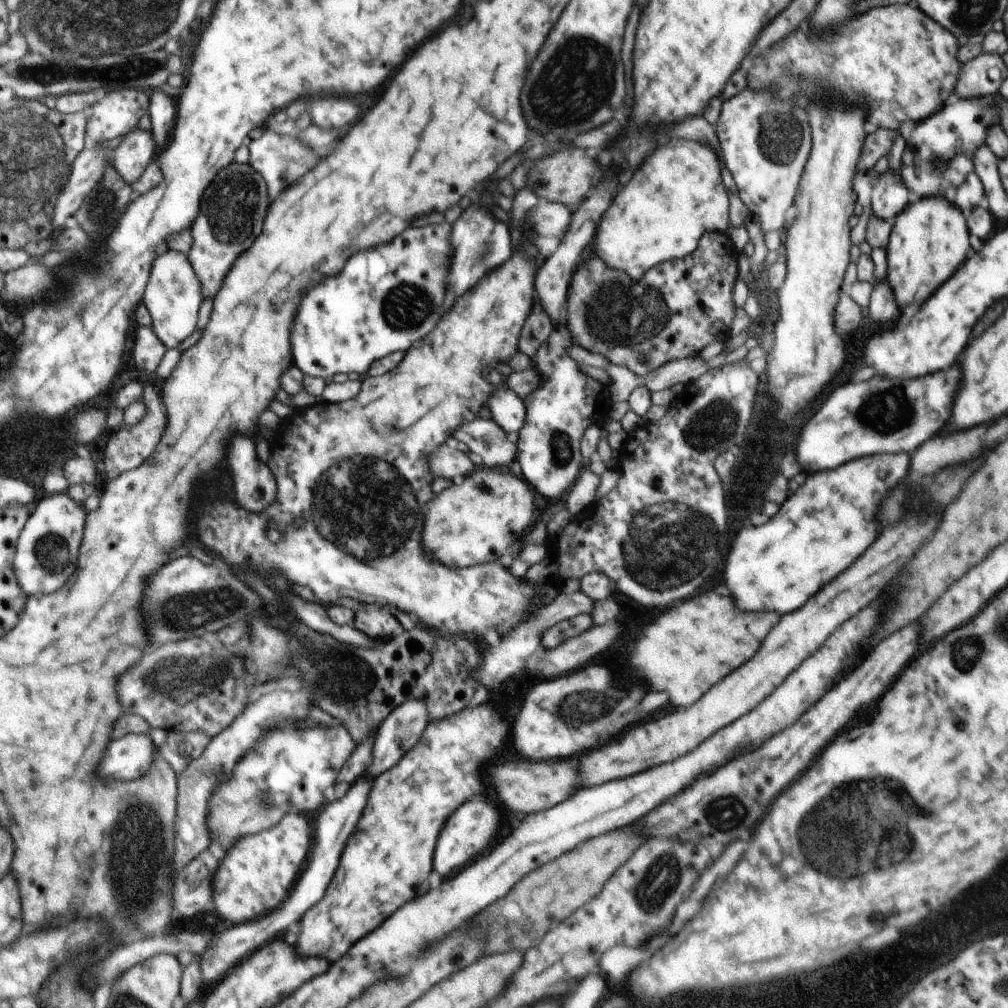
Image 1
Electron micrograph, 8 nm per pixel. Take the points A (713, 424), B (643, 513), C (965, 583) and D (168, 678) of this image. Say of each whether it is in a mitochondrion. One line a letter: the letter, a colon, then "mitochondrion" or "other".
A: mitochondrion
B: mitochondrion
C: other
D: mitochondrion

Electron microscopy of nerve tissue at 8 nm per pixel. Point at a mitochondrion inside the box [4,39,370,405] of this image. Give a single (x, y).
(40, 72)

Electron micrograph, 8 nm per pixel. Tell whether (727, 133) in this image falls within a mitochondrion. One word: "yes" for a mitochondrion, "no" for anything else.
no

